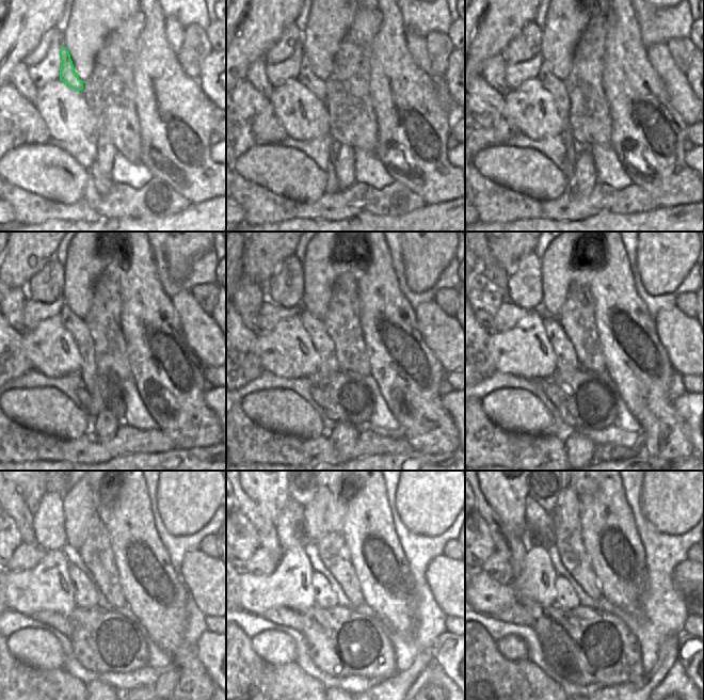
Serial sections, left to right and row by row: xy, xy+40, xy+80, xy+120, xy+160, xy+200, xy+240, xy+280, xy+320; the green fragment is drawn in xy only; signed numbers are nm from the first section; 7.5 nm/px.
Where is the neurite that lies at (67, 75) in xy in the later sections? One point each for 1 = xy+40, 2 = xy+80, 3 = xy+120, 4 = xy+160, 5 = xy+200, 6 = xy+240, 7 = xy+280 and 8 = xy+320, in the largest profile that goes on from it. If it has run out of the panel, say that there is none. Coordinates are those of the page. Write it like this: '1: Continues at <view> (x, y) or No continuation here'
1: Continues at xy+40 (306, 76)
2: Continues at xy+80 (556, 86)
3: Continues at xy+120 (77, 327)
4: Continues at xy+160 (315, 327)
5: Continues at xy+200 (566, 358)
6: Continues at xy+240 (85, 595)
7: Continues at xy+280 (325, 598)
8: Continues at xy+320 (566, 598)

